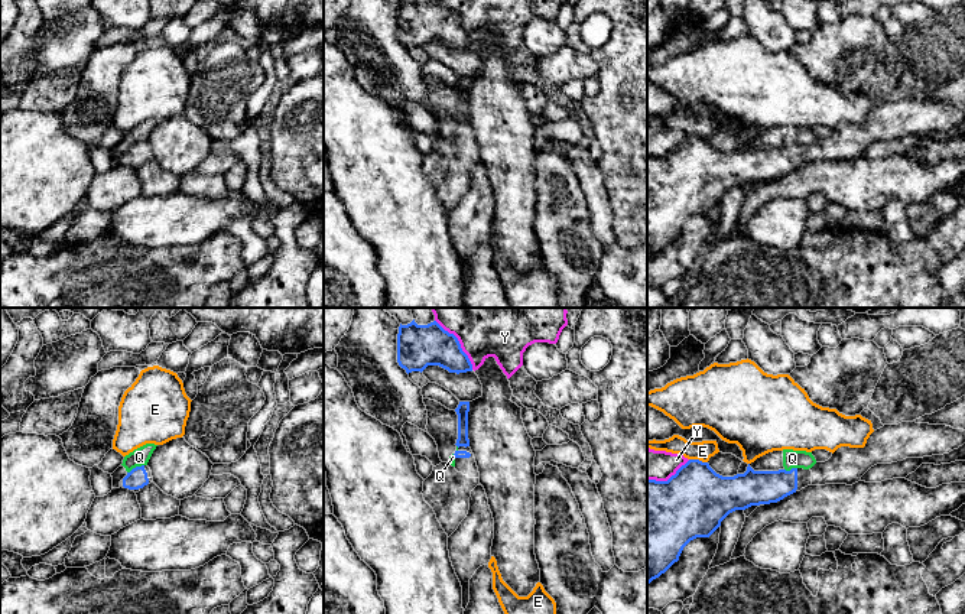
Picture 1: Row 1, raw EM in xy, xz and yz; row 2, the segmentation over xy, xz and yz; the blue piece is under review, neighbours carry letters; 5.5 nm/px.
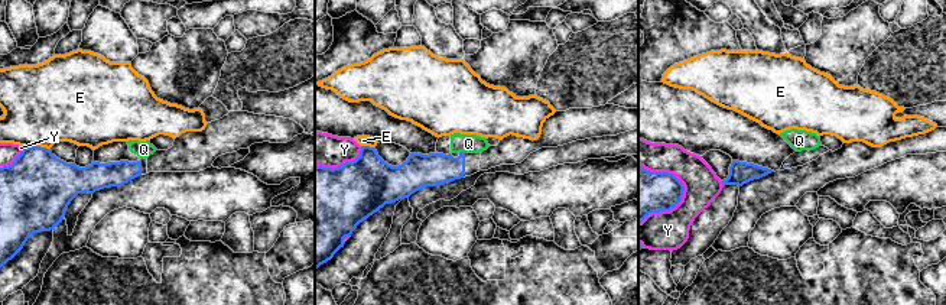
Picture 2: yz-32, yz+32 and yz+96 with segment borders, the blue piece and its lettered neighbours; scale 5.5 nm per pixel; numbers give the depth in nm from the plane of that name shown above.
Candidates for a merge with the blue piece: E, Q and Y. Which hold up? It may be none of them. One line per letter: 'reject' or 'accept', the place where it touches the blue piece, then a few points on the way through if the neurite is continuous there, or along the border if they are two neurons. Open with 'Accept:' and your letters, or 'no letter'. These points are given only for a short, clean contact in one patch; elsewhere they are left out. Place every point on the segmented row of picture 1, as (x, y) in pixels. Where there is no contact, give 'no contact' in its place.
Accept: no letter
E: reject; contact yz (698, 460); border yz (689, 458), (707, 463)
Q: reject; contact xy (135, 468); border xy (143, 464), (127, 473)
Y: reject; contact xz (458, 343)

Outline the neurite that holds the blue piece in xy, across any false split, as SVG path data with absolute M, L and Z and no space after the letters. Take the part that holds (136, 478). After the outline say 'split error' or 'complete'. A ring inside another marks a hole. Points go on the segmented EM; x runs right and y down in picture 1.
M147 465L136 467L120 481L120 487L139 493L144 485L153 483L152 471Z | split error

